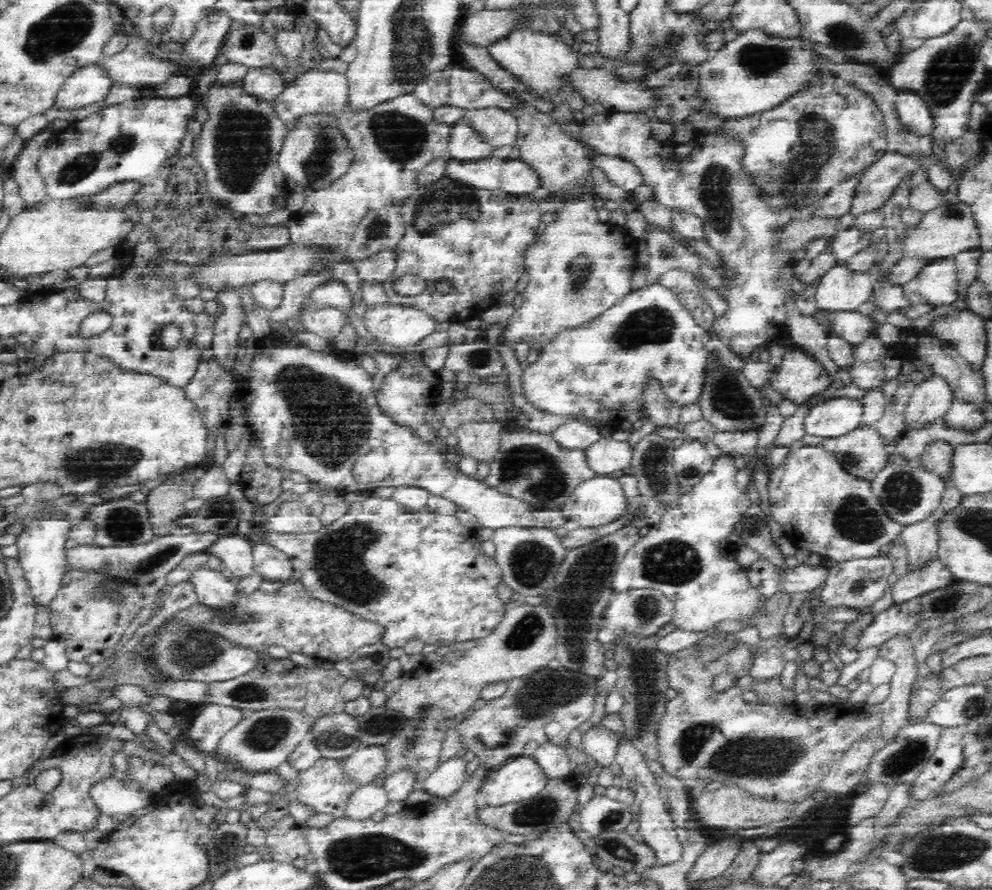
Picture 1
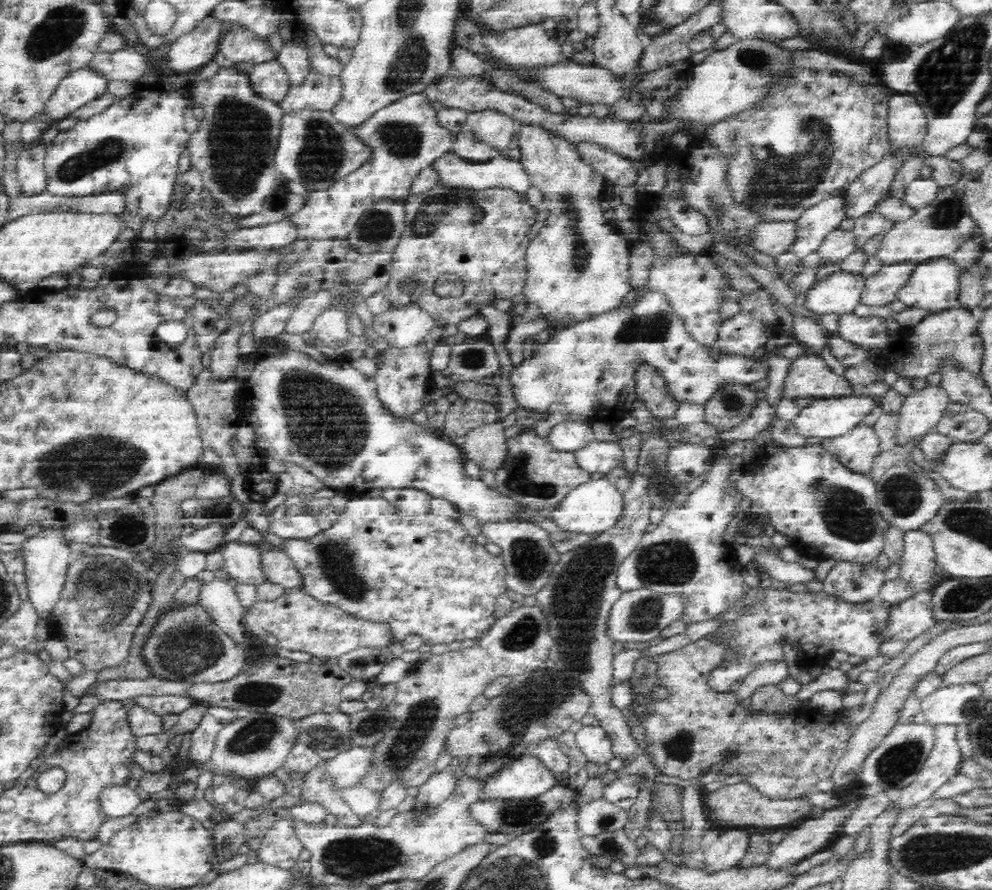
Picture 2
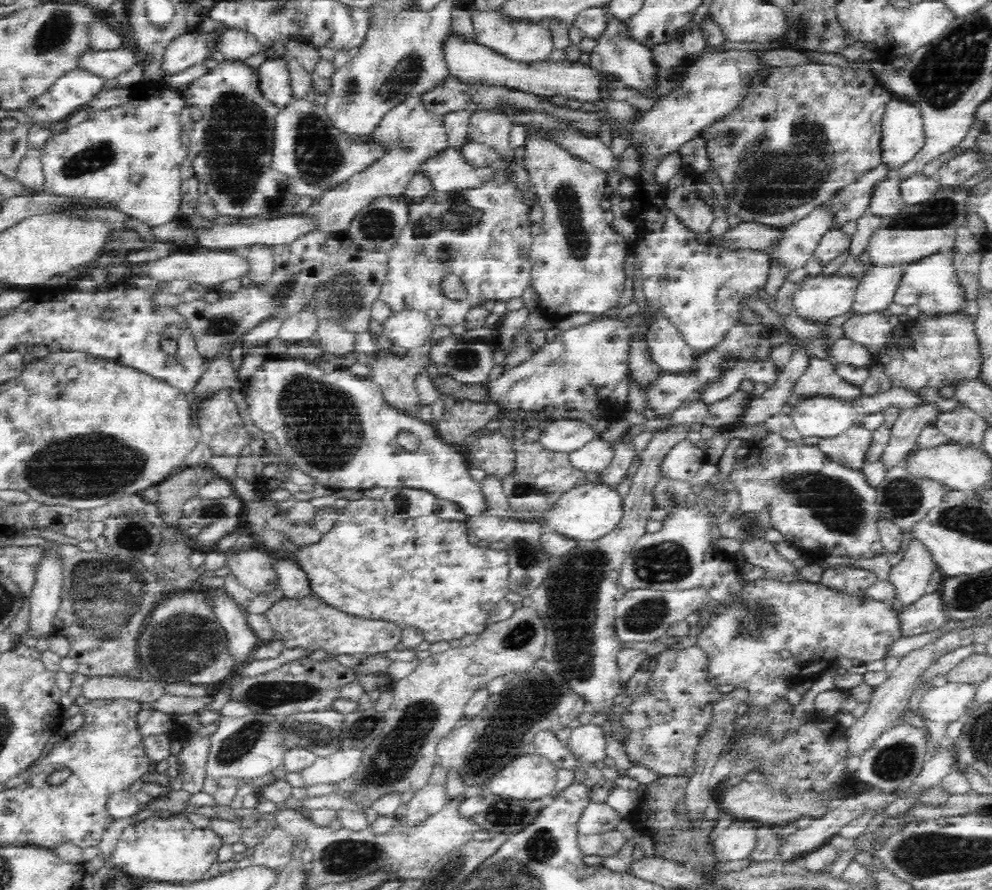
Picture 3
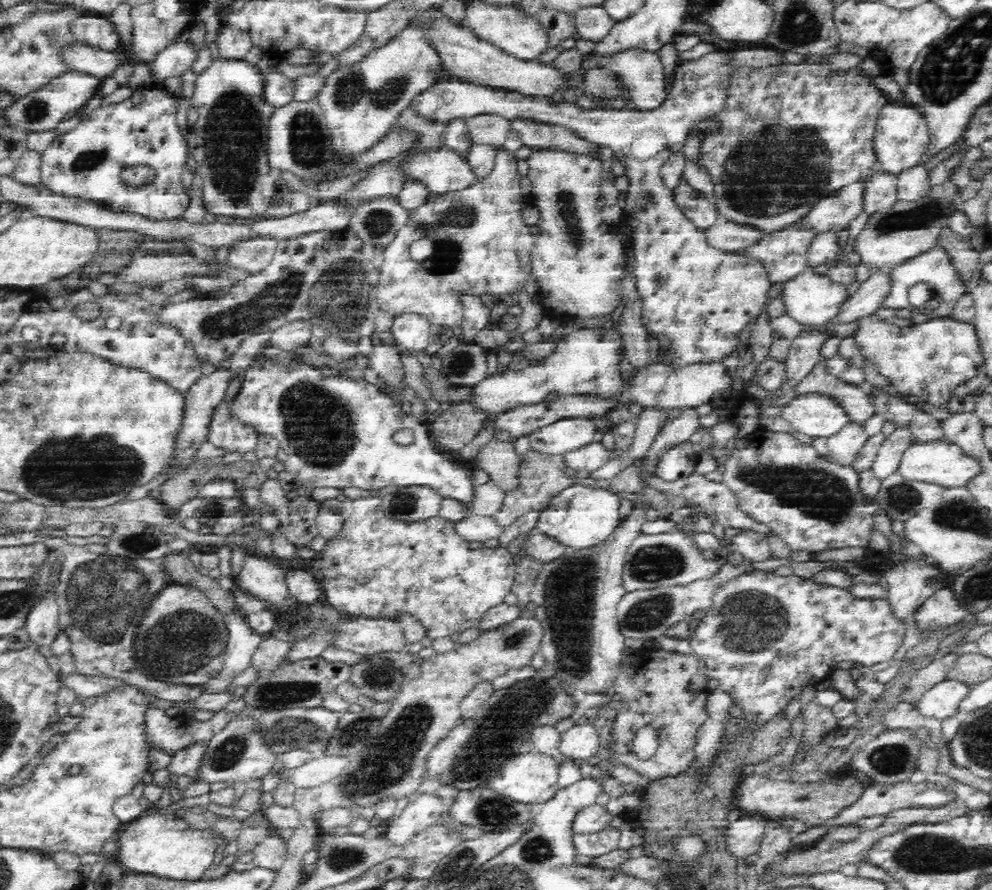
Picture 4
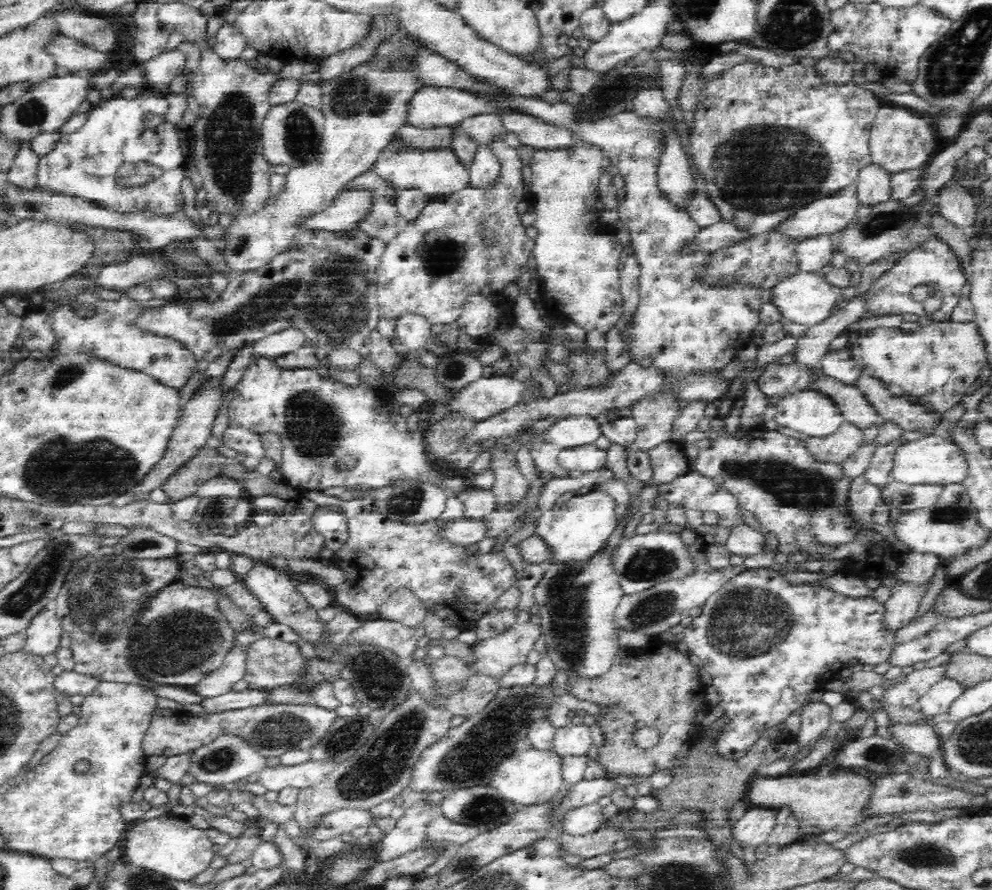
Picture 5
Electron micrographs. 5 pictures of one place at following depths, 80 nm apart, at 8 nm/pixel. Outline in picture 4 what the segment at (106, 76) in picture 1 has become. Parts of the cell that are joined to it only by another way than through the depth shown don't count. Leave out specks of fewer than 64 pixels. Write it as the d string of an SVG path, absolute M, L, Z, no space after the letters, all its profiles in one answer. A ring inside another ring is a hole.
M67 71L50 81L41 91L26 95L8 106L4 117L8 120L8 124L27 128L28 131L54 129L59 122L66 120L74 110L84 107L94 94L100 92L102 82L98 76L86 72Z

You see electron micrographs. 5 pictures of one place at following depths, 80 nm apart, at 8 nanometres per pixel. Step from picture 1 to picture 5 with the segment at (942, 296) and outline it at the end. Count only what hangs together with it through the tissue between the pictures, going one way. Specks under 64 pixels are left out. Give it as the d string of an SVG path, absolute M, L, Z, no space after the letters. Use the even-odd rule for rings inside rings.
M934 236L926 243L925 247L894 262L874 283L879 289L870 303L873 312L881 314L912 313L918 314L922 319L929 321L948 320L958 299L962 296L960 290L965 284L965 276L958 266L956 255L946 247L945 242ZM919 283L931 285L933 290L940 290L942 296L944 296L941 307L932 314L926 315L922 303L913 301L909 294L910 290Z

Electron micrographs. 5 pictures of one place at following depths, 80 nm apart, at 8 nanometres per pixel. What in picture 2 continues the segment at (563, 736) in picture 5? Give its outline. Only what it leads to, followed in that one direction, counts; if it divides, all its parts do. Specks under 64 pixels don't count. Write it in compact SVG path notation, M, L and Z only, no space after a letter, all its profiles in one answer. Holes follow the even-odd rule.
M583 726L575 736L575 743L588 761L608 764L615 757L610 735L599 726Z

